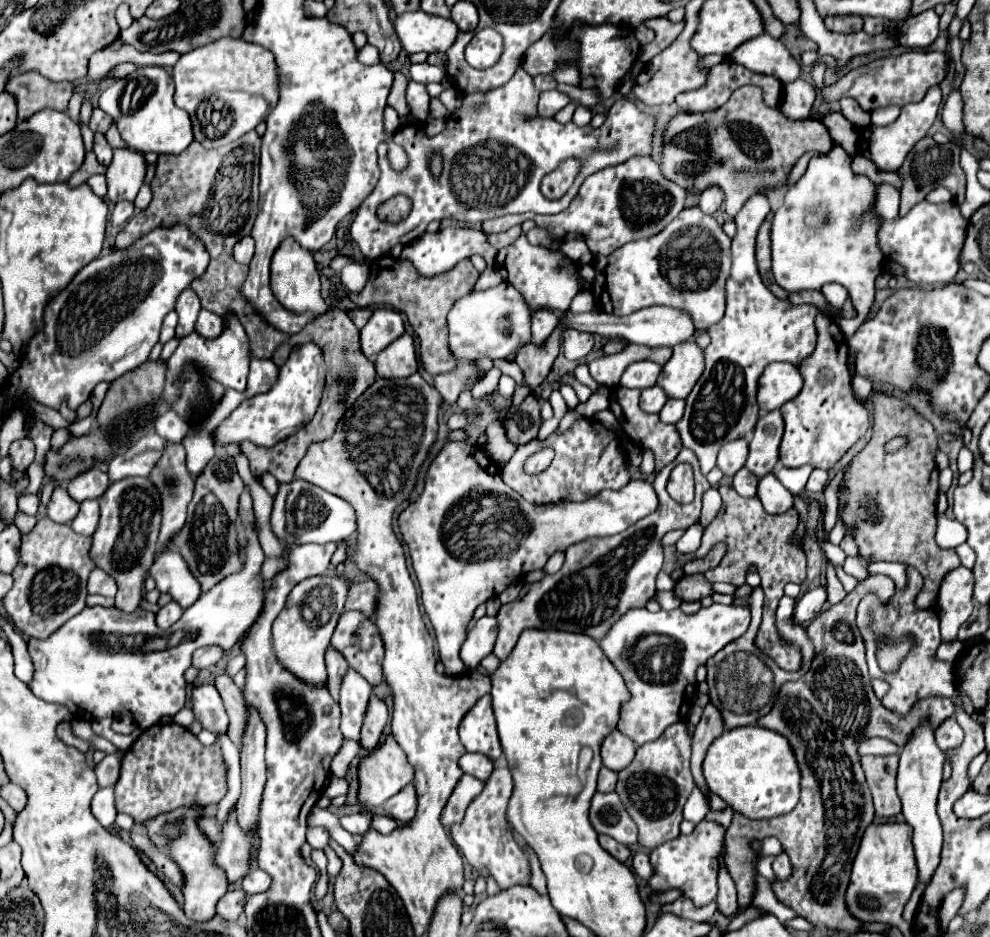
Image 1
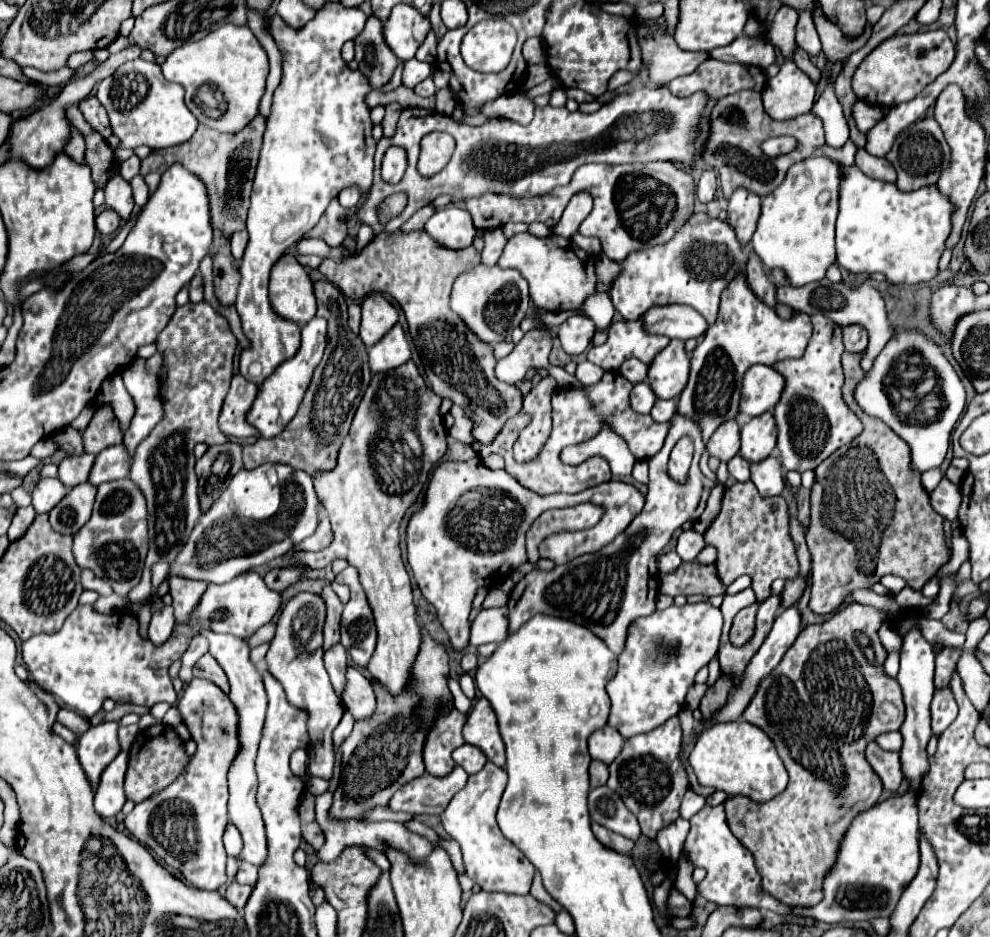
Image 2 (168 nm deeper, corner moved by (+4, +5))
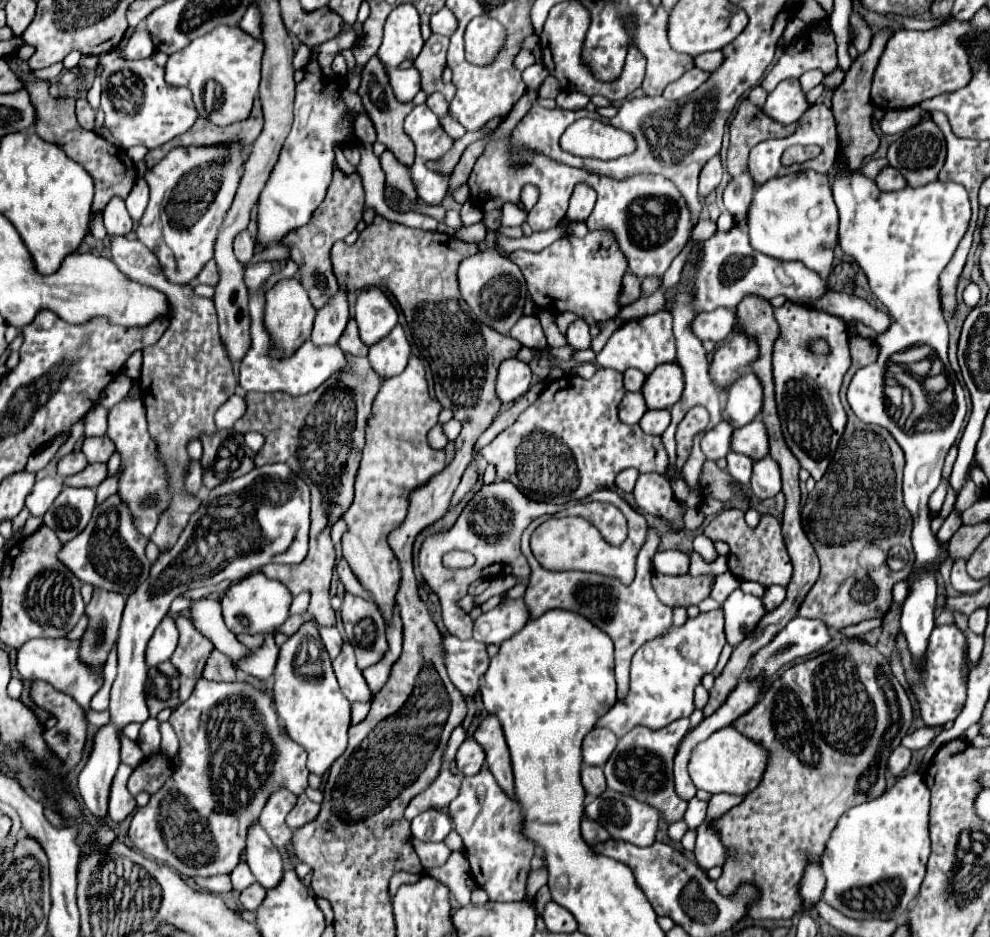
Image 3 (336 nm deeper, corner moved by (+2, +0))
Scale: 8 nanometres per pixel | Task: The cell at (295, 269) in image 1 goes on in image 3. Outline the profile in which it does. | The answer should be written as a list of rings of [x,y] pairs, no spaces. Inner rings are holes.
[[[282,279],[266,293],[264,305],[264,329],[270,335],[270,357],[284,359],[286,355],[294,355],[298,347],[310,339],[312,323],[316,309],[312,307],[306,289],[298,283],[298,279]]]

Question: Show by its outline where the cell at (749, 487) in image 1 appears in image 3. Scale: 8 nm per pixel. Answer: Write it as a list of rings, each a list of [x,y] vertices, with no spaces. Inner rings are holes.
[[[730,451],[726,455],[728,459],[728,471],[730,475],[738,481],[738,483],[750,483],[750,475],[752,475],[752,465],[754,461],[748,457],[748,455],[742,455],[742,453],[734,453]]]

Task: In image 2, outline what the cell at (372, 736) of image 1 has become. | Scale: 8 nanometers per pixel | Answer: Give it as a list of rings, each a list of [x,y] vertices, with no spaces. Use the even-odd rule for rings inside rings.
[[[354,666],[348,668],[346,678],[348,678],[348,686],[344,690],[346,710],[352,714],[356,722],[370,718],[376,710],[376,696],[374,696],[372,682]]]

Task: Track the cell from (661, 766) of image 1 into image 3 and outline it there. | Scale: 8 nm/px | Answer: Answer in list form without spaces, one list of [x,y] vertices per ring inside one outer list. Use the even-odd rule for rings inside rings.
[[[676,719],[674,723],[662,727],[662,729],[648,729],[644,725],[636,725],[632,731],[628,731],[616,745],[614,753],[604,765],[604,775],[608,781],[608,787],[614,791],[620,791],[624,795],[634,795],[634,799],[642,799],[644,803],[650,803],[652,807],[658,807],[662,811],[662,817],[670,823],[680,821],[686,811],[686,801],[678,799],[674,793],[674,779],[672,779],[672,761],[678,751],[680,741],[690,729],[690,719]]]

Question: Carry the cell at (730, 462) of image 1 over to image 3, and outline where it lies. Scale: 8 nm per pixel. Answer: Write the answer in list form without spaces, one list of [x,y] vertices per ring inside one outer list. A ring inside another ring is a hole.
[[[720,421],[714,429],[706,431],[702,441],[700,441],[700,447],[702,447],[702,453],[706,455],[706,459],[720,459],[724,457],[728,451],[730,451],[730,435],[732,435],[732,427],[730,423],[726,421]]]

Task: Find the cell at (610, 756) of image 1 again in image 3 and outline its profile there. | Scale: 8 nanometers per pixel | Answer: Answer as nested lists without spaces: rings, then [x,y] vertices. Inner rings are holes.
[[[592,729],[582,743],[582,761],[584,765],[598,765],[602,767],[606,759],[612,755],[618,737],[606,729]]]

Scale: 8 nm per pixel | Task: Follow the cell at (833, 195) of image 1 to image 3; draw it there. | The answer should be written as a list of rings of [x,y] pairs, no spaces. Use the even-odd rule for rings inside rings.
[[[802,171],[800,175],[786,175],[758,185],[748,207],[746,223],[750,243],[756,251],[782,261],[802,261],[828,279],[834,247],[838,244],[838,209],[832,199],[828,175]]]

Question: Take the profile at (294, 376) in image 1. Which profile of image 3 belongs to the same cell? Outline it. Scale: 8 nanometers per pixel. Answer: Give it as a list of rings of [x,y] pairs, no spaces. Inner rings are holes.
[[[338,289],[328,303],[318,309],[314,329],[312,329],[312,343],[314,345],[326,345],[326,343],[338,343],[346,323],[350,321],[348,315],[348,291]]]

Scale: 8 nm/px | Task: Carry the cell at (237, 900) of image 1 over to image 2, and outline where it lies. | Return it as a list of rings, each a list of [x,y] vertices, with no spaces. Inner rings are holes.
[[[234,882],[234,884],[230,884],[230,886],[226,888],[224,898],[228,898],[228,902],[230,902],[236,910],[242,910],[244,904],[246,904],[246,900],[248,900],[248,896],[250,896],[250,892],[252,892],[252,886],[242,886],[242,884]]]

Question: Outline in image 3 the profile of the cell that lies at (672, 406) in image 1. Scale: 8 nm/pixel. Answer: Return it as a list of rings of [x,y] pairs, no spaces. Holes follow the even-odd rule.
[[[656,409],[656,411],[646,411],[644,417],[638,423],[644,433],[648,435],[662,435],[666,427],[670,425],[670,413],[666,409]]]

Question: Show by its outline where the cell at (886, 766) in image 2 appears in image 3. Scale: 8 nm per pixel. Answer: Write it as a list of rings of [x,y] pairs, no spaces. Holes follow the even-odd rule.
[[[904,745],[896,747],[888,759],[888,769],[894,777],[898,777],[906,767],[908,767],[908,761],[910,761],[910,749],[906,749]]]

